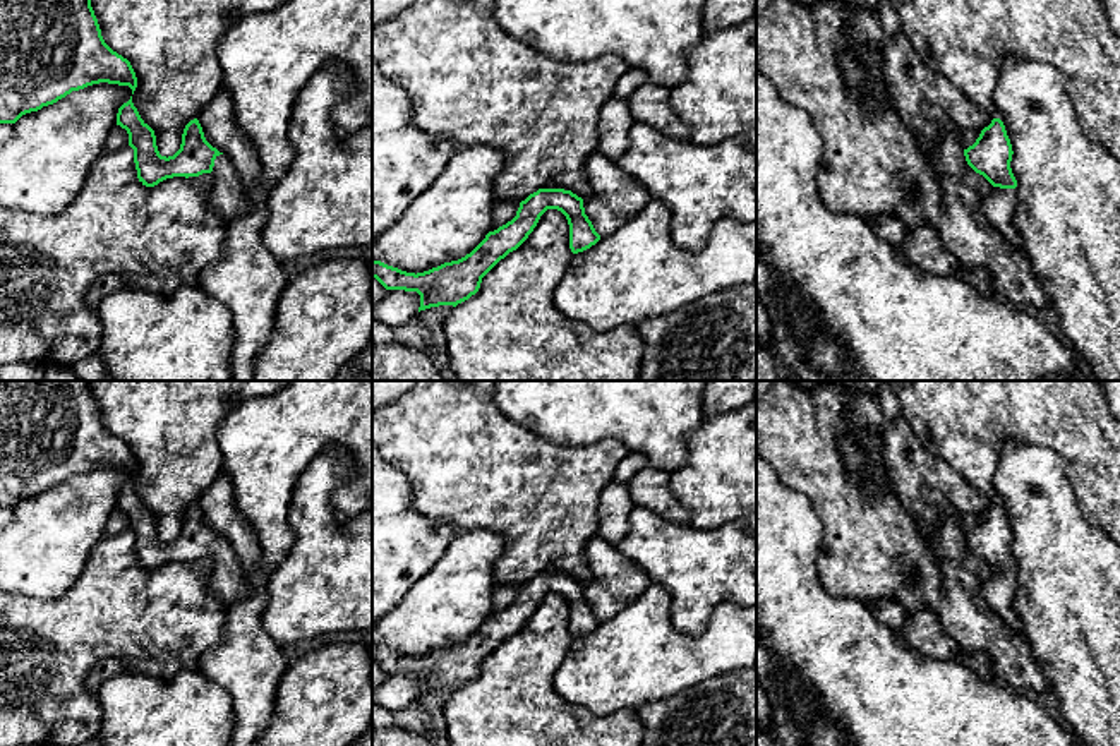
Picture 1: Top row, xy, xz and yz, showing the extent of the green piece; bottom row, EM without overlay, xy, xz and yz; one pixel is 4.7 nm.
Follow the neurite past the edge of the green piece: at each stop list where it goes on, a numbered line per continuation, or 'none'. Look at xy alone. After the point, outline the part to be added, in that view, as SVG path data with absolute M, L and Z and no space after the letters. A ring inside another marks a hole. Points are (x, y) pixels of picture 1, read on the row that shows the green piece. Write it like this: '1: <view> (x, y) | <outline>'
1: xy (228, 199) | M220 154L213 166L213 187L209 194L209 206L223 223L230 223L237 216L245 214L252 202L238 178L235 166L226 154Z

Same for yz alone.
1: yz (999, 206) | M991 185L990 196L983 201L983 211L1002 238L1005 238L1014 249L1024 250L1022 238L1012 223L1015 208L1015 189L1000 189Z

